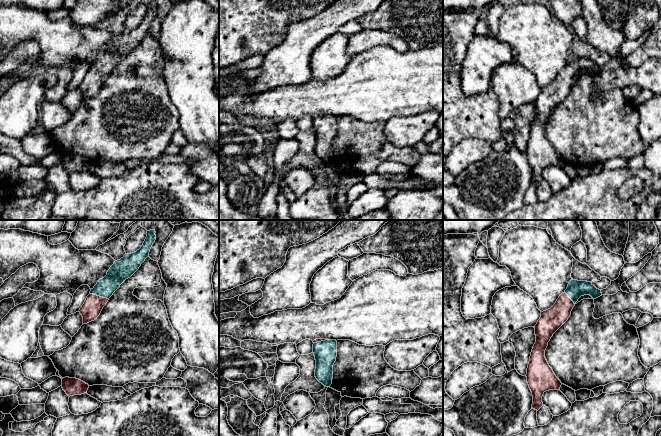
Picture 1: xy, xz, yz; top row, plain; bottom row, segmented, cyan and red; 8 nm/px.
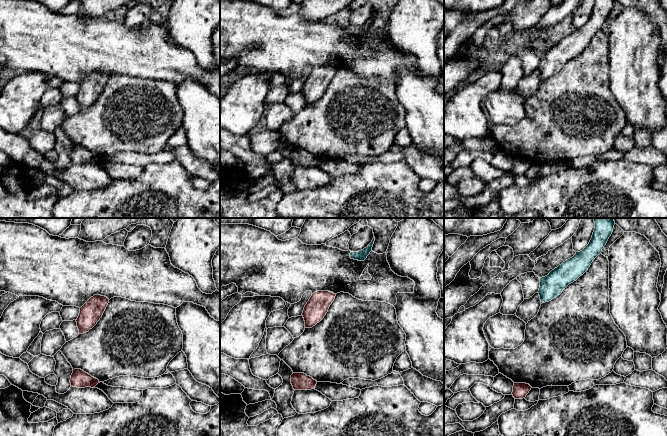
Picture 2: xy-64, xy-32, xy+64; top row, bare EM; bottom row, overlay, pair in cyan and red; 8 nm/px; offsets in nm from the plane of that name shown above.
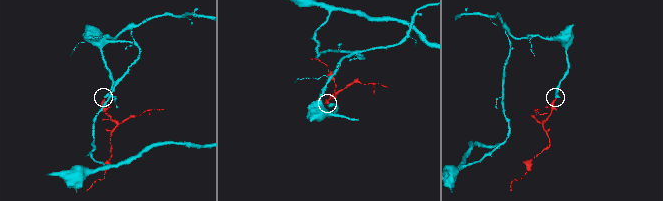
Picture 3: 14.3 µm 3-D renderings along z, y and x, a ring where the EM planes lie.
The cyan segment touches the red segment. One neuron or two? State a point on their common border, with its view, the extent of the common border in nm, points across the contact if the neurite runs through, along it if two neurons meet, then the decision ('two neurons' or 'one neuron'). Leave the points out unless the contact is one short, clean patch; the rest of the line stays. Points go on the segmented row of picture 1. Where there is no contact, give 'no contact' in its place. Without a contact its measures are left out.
contact xy (99, 295); length 160 nm; way xy (119, 271), (99, 295), (93, 305); one neuron

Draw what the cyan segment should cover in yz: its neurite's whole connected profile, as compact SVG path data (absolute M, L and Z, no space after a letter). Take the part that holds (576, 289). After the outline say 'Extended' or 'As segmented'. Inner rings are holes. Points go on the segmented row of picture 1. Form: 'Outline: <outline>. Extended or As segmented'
Outline: M572 279L556 303L550 309L541 312L541 317L534 327L536 342L531 352L526 377L533 396L532 408L537 411L543 406L543 394L549 390L559 390L562 385L545 358L548 342L568 320L576 302L584 295L596 299L602 296L602 293L591 282Z. Extended

